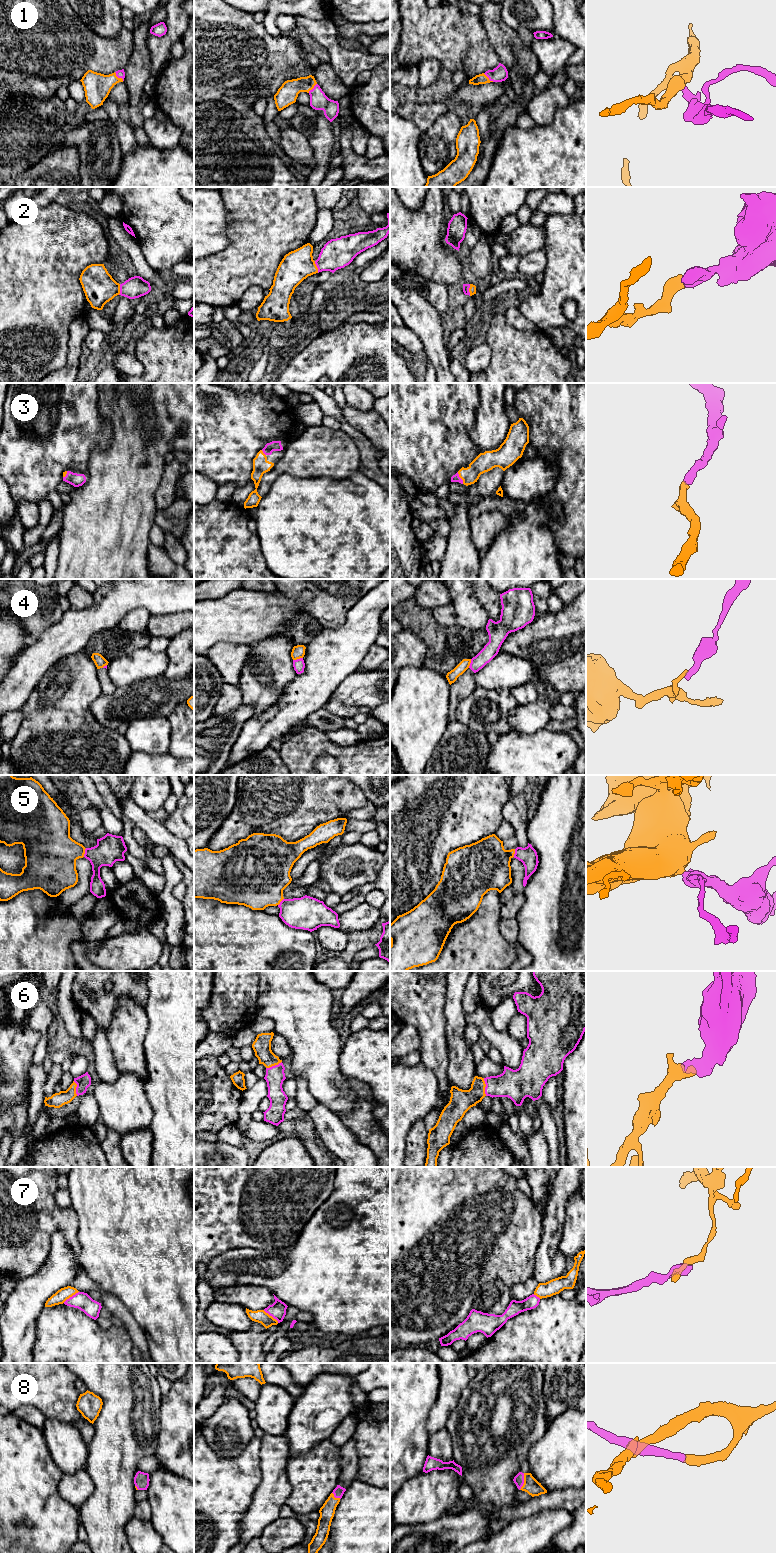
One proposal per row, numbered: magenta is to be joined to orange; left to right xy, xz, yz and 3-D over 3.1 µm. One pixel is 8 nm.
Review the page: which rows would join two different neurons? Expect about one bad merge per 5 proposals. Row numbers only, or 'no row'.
4, 7

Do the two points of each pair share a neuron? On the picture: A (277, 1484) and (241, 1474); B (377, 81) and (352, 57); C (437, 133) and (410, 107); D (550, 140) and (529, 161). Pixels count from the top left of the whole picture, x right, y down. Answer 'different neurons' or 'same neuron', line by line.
A: different neurons
B: different neurons
C: different neurons
D: same neuron

